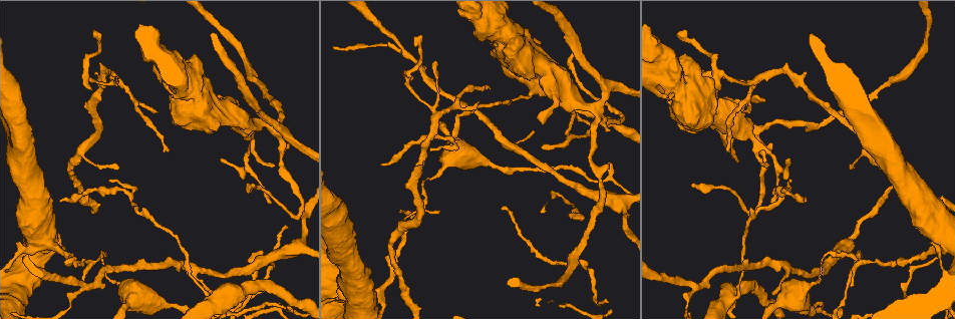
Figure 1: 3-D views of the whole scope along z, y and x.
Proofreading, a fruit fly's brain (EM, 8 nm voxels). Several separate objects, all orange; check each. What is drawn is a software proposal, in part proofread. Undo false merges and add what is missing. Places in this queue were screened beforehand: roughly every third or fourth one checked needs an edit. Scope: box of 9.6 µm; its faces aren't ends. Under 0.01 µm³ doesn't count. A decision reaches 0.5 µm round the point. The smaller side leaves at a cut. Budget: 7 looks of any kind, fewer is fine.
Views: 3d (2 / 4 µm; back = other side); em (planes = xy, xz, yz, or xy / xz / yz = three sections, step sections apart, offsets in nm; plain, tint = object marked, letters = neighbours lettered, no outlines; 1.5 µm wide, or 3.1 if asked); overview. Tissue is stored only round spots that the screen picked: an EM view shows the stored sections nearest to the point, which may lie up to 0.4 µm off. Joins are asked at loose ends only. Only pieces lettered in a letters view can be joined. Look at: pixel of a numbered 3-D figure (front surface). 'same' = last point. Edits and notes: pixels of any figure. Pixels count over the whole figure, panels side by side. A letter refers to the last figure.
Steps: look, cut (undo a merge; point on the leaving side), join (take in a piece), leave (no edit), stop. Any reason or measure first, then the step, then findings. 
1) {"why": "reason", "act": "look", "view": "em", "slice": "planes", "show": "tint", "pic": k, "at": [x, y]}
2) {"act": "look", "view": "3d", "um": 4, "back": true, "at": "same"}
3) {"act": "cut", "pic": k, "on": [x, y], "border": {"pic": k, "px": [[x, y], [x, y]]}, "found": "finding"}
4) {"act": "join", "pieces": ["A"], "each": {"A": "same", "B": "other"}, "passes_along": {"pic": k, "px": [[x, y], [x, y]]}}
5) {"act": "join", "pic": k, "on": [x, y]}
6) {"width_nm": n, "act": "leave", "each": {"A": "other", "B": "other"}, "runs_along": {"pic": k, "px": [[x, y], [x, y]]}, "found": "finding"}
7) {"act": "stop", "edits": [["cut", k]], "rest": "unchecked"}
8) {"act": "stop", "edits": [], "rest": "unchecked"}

{"why": "thin neck", "act": "look", "view": "3d", "um": 2, "pic": 1, "at": [82, 193]}

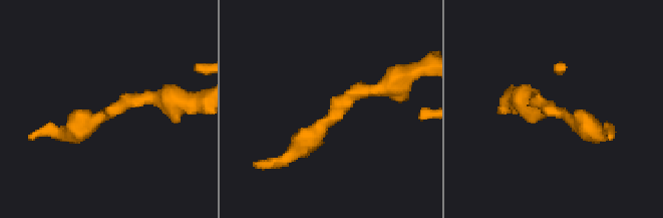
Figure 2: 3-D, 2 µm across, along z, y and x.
{"why": "now the EM", "act": "look", "view": "em", "slice": "planes", "show": "letters", "pic": 2, "at": [559, 110]}

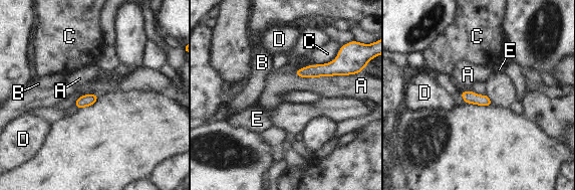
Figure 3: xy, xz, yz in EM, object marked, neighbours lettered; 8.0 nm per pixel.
{"width_nm": 100, "act": "leave", "each": {"A": "other", "B": "other", "C": "other", "D": "other", "E": "other"}, "runs_along": {"pic": 3, "px": [[298, 72], [339, 72]]}, "found": "all the same neuron"}

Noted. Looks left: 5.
{"why": "tapers out", "act": "look", "view": "em", "slice": "planes", "show": "letters", "pic": 1, "at": [773, 199]}

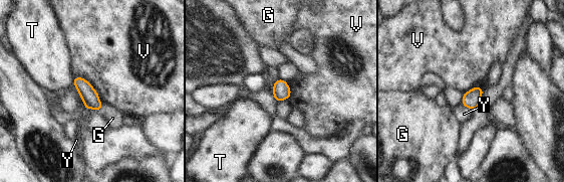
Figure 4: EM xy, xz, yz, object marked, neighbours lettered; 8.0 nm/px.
{"width_nm": 140, "act": "leave", "each": {"G": "other", "T": "other", "V": "other", "Y": "other"}, "found": "no lettered piece goes on from it"}

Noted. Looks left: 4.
{"why": "a narrow waist", "act": "look", "view": "em", "slice": "planes", "show": "letters", "pic": 1, "at": [585, 268]}

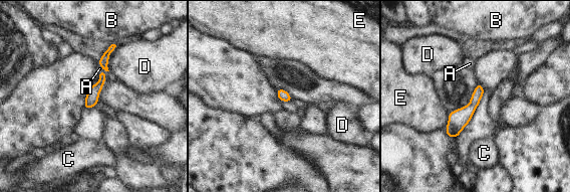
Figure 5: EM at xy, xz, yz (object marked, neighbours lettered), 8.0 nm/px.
{"act": "leave", "each": {"A": "other", "B": "other", "C": "other", "D": "other", "E": "other"}, "border": {"pic": 5, "px": [[97, 62], [108, 71]]}, "found": "continuous, no second neuron"}

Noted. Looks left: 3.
{"act": "stop", "edits": [], "rest": "unchecked"}

